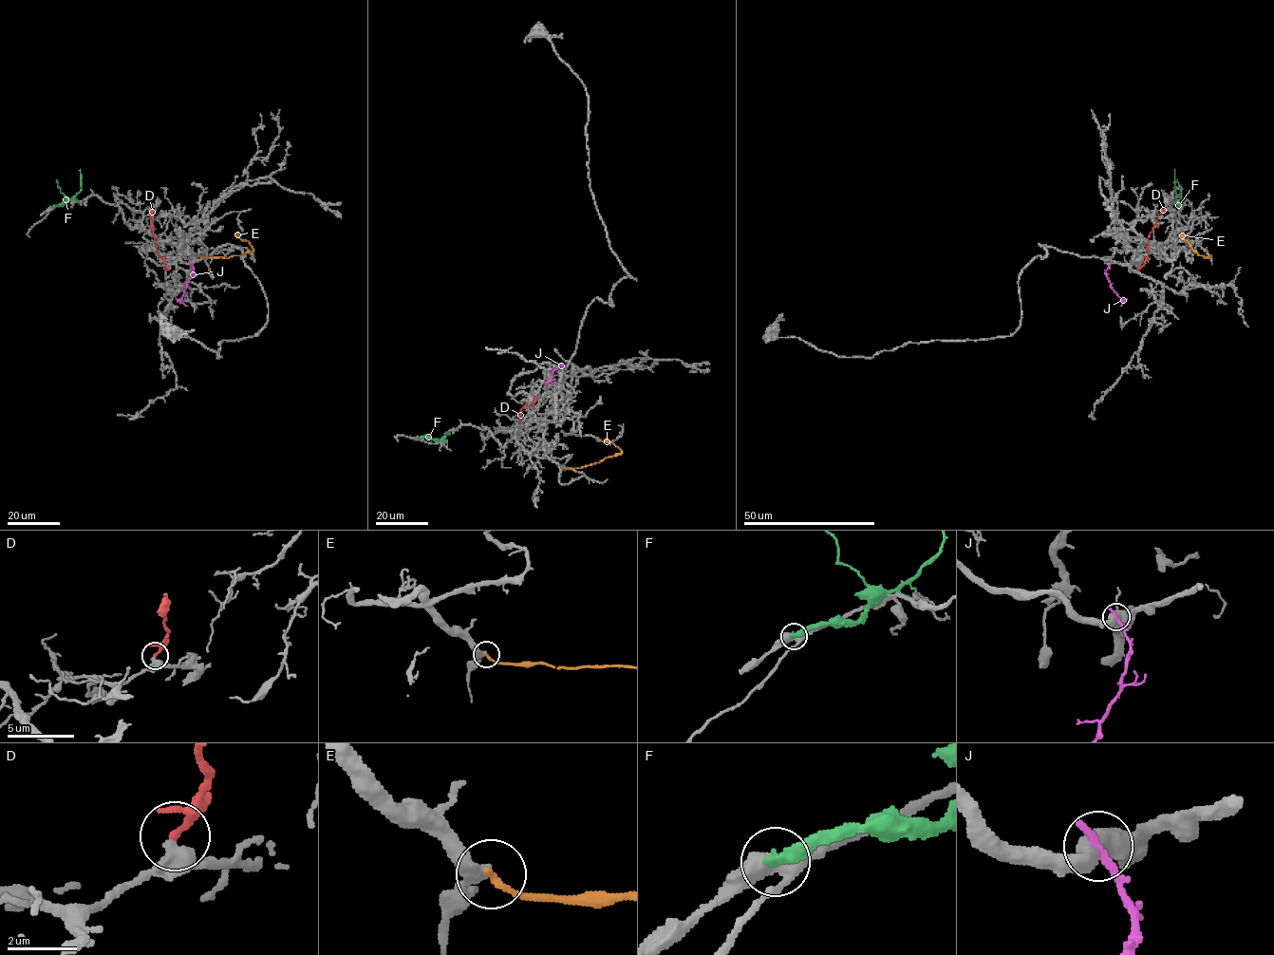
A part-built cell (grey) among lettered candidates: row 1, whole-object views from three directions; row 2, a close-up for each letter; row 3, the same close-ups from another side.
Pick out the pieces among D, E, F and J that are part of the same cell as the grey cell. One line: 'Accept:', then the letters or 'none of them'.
Accept: none of them

